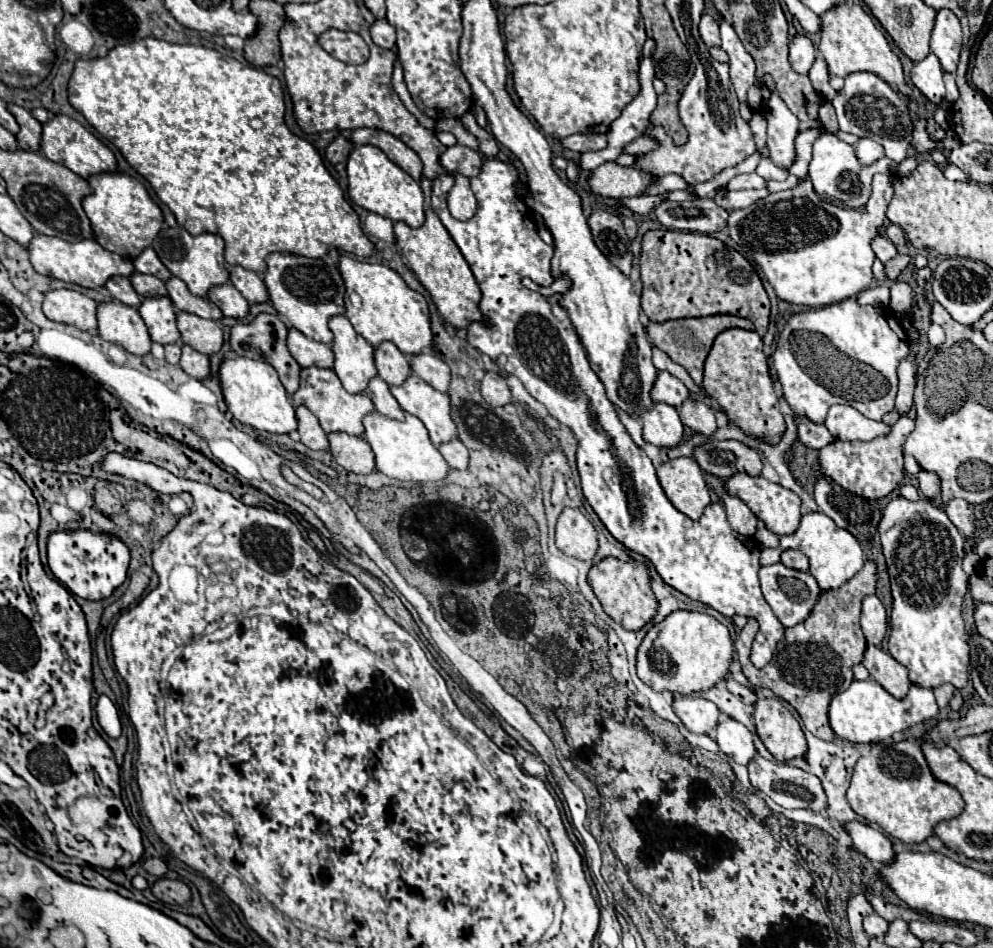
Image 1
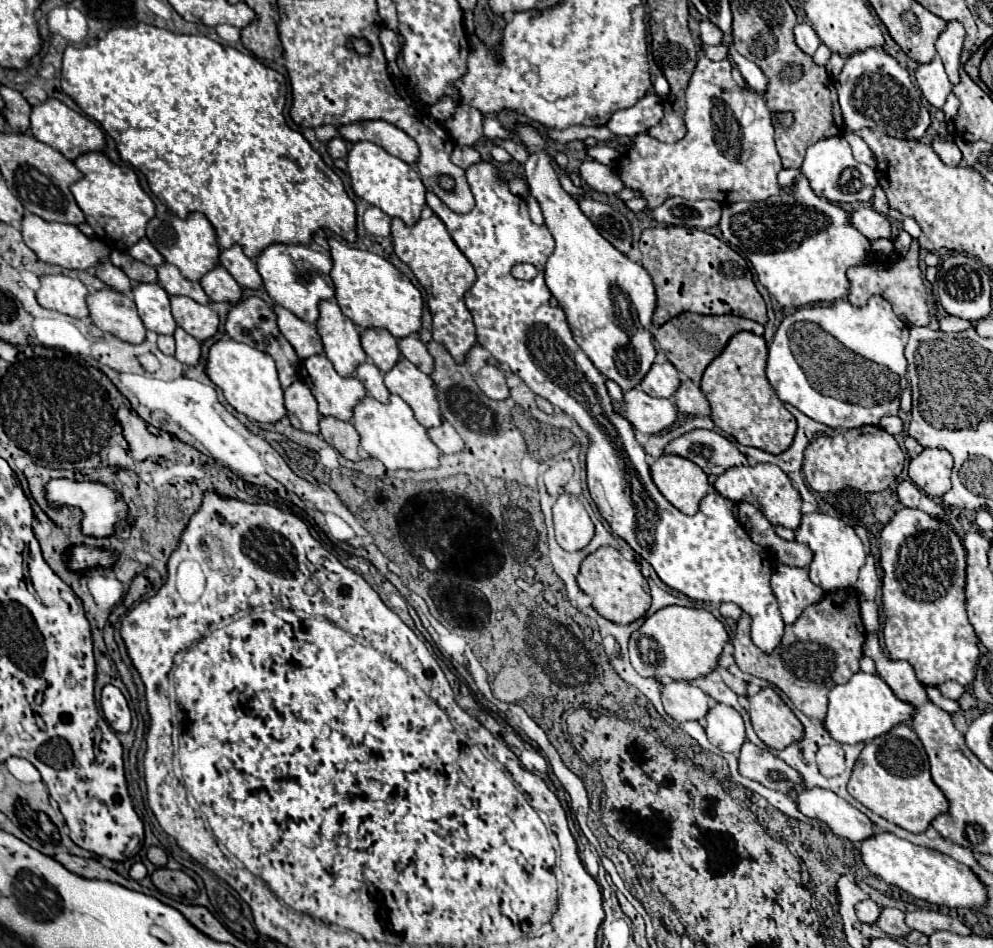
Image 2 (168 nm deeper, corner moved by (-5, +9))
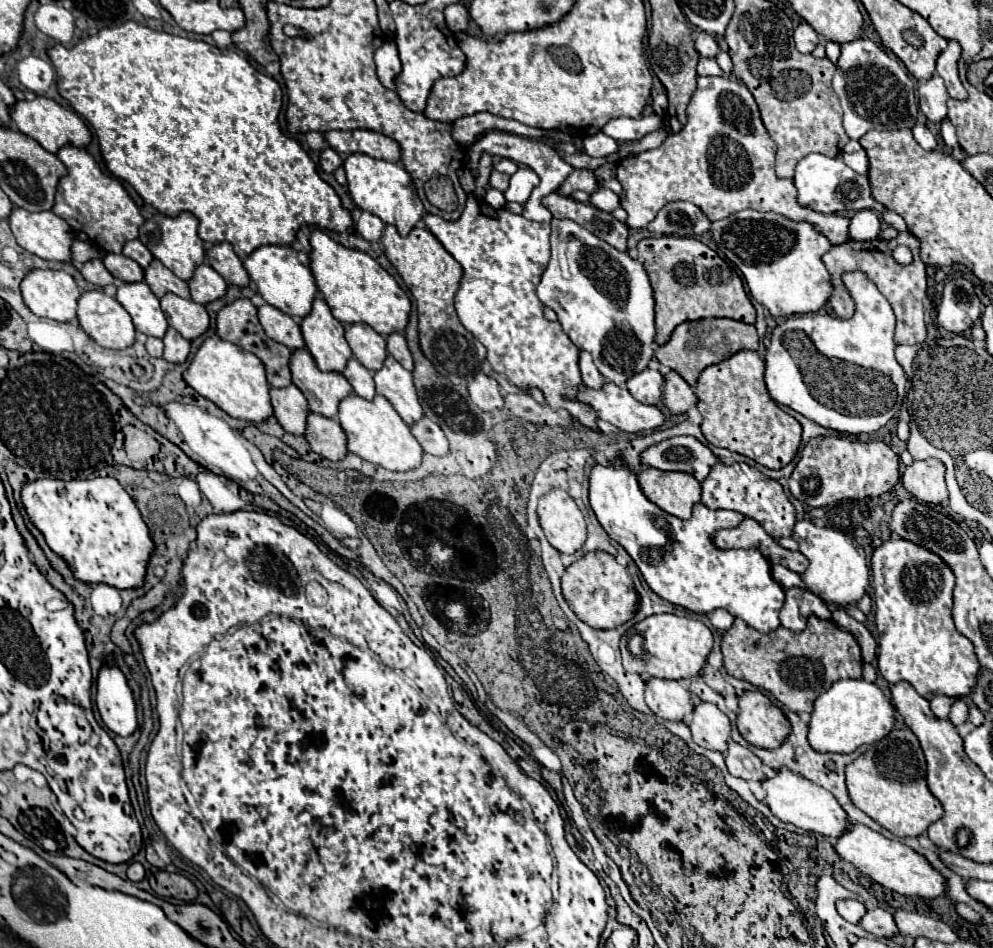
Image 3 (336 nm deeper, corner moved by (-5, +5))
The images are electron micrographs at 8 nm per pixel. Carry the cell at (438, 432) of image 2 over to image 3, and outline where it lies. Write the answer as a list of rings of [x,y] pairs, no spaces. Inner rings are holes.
[[[421,418],[417,424],[411,426],[411,432],[427,454],[445,456],[449,452],[449,444],[447,444],[447,436],[443,428],[439,428],[439,424],[435,424],[433,420]]]

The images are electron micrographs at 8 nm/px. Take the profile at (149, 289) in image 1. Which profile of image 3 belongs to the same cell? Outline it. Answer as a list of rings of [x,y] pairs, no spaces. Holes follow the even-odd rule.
[[[107,254],[103,264],[115,278],[123,282],[141,282],[145,278],[145,270],[135,260],[123,254]]]

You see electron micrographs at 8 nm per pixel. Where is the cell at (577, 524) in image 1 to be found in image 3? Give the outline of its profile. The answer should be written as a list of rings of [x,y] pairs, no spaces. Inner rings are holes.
[[[551,490],[539,500],[541,528],[561,554],[575,554],[587,540],[587,526],[581,510],[565,490]]]

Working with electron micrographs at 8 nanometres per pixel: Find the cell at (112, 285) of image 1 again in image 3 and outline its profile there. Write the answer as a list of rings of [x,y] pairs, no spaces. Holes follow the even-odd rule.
[[[91,260],[91,262],[85,262],[83,270],[81,270],[83,278],[91,284],[97,284],[97,286],[107,286],[107,284],[113,284],[113,276],[109,274],[109,270],[103,266],[101,260]]]

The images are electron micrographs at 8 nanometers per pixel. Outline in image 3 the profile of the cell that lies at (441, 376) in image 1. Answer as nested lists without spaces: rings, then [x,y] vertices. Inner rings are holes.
[[[397,332],[397,334],[391,334],[391,336],[387,336],[387,352],[391,354],[391,356],[395,356],[395,360],[403,366],[403,368],[407,368],[407,370],[413,370],[413,356],[411,356],[411,352],[409,352],[409,348],[407,348],[407,340],[405,340],[405,336],[403,336],[403,332]]]

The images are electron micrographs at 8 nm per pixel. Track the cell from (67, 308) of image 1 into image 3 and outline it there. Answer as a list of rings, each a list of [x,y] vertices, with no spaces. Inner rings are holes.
[[[31,270],[21,282],[21,294],[37,316],[57,322],[71,322],[77,318],[77,300],[81,292],[67,272]]]

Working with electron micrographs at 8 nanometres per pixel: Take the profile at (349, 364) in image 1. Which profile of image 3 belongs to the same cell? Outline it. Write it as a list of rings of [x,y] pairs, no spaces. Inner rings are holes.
[[[321,296],[315,298],[313,310],[301,322],[301,332],[307,344],[307,350],[315,358],[319,370],[323,372],[343,372],[347,360],[353,356],[347,340],[345,328]]]

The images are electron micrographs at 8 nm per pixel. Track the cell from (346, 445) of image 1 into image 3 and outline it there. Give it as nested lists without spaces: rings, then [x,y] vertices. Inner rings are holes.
[[[309,414],[305,438],[311,448],[323,458],[337,462],[347,456],[347,434],[343,432],[343,428],[339,428],[339,422],[335,418]]]

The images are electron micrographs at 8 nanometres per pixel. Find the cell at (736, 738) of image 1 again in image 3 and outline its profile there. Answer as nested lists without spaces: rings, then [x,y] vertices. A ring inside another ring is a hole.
[[[699,702],[693,712],[693,724],[689,726],[693,740],[707,750],[725,752],[731,738],[731,720],[715,706]]]

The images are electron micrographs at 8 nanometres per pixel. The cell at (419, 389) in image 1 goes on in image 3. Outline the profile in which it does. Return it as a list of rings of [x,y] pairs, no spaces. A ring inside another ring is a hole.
[[[387,356],[383,368],[375,372],[373,378],[377,394],[383,394],[409,426],[417,424],[423,418],[423,408],[415,392],[413,374],[405,370],[393,356]]]

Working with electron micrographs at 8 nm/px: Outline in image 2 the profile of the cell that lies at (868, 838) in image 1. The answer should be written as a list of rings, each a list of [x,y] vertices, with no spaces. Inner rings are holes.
[[[799,788],[793,790],[793,800],[803,816],[827,824],[839,838],[859,842],[873,834],[871,820],[831,790]]]

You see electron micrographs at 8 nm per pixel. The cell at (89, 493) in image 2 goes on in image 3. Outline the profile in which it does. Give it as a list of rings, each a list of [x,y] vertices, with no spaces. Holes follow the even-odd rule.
[[[44,477],[25,484],[21,500],[51,550],[73,566],[75,578],[87,584],[103,582],[119,590],[143,584],[153,542],[133,498],[115,478],[74,478],[63,482]]]

